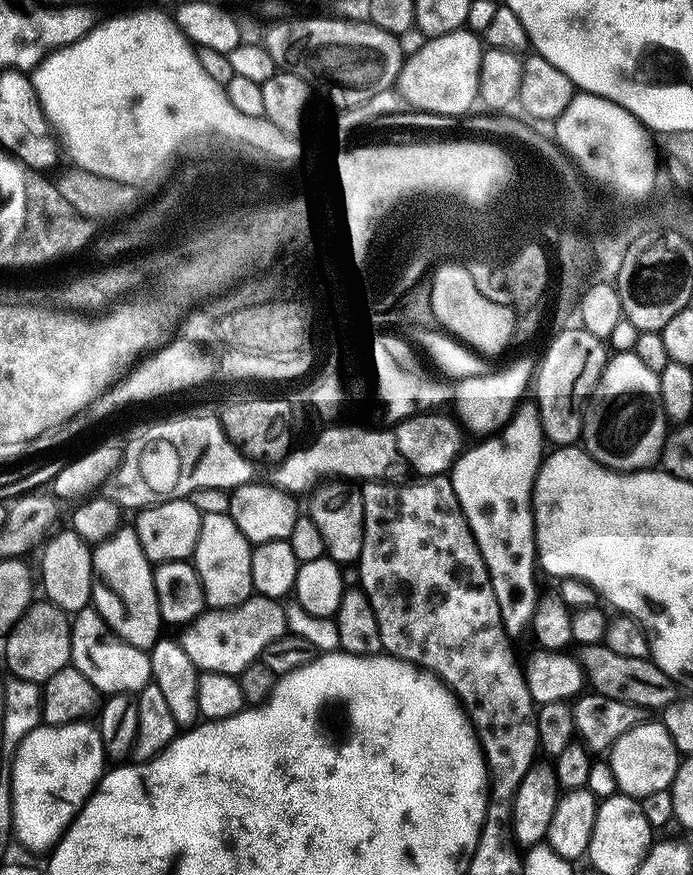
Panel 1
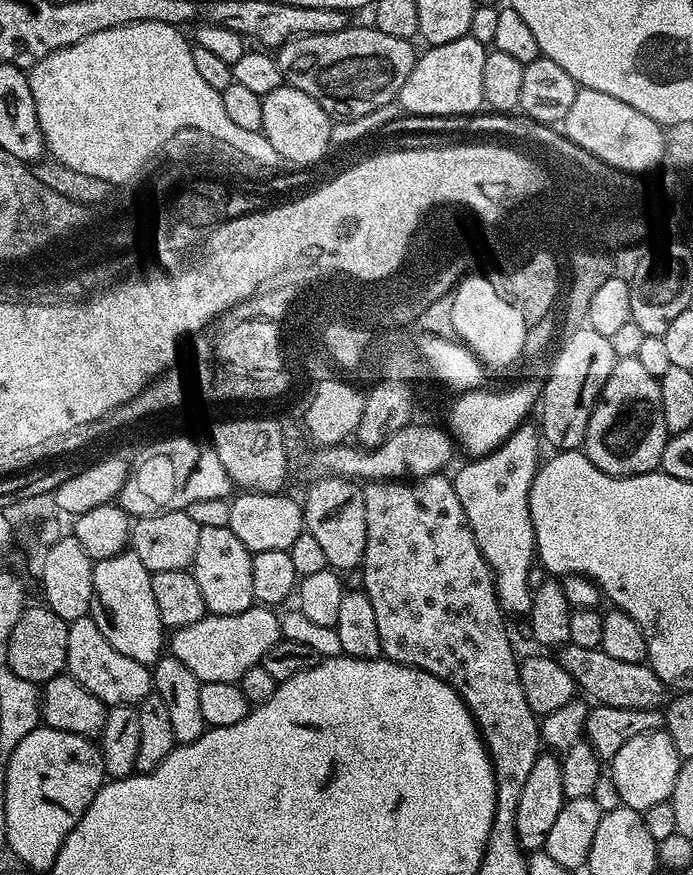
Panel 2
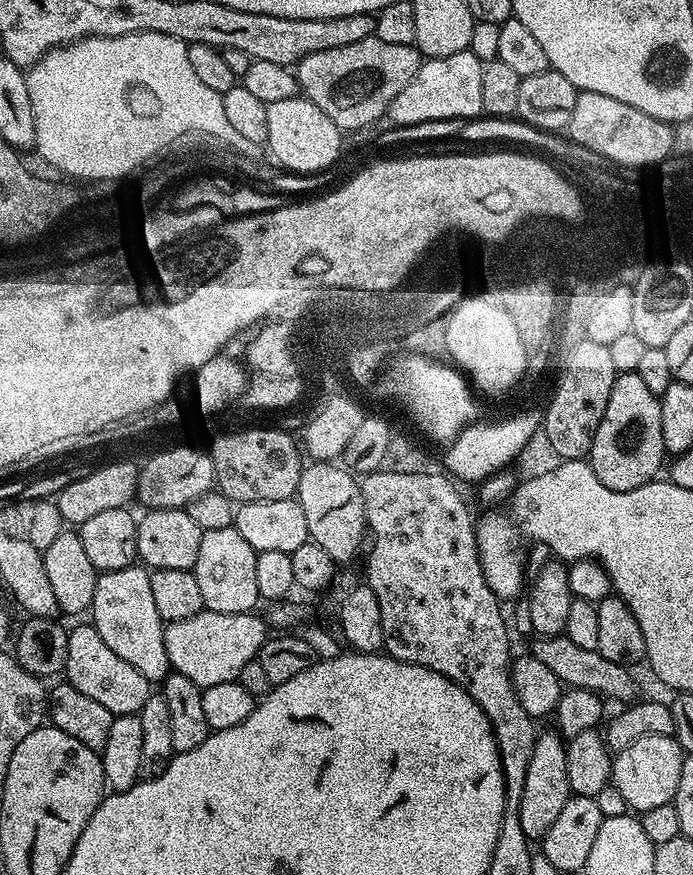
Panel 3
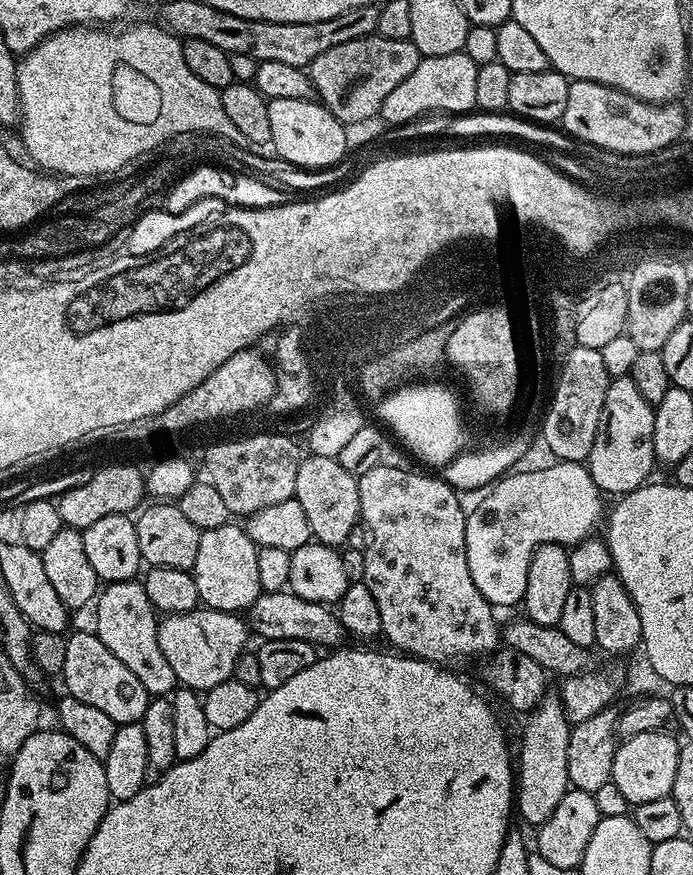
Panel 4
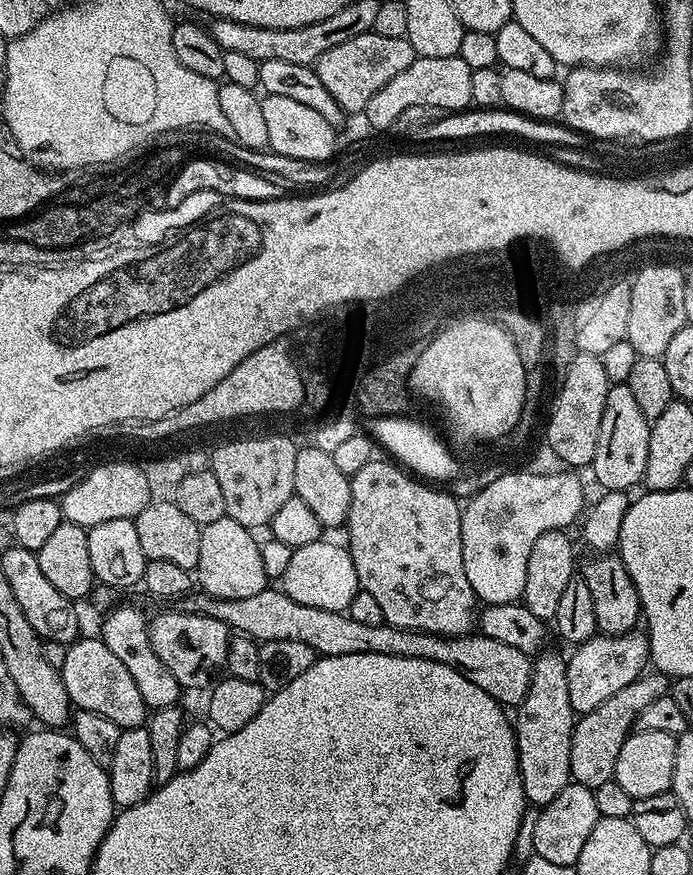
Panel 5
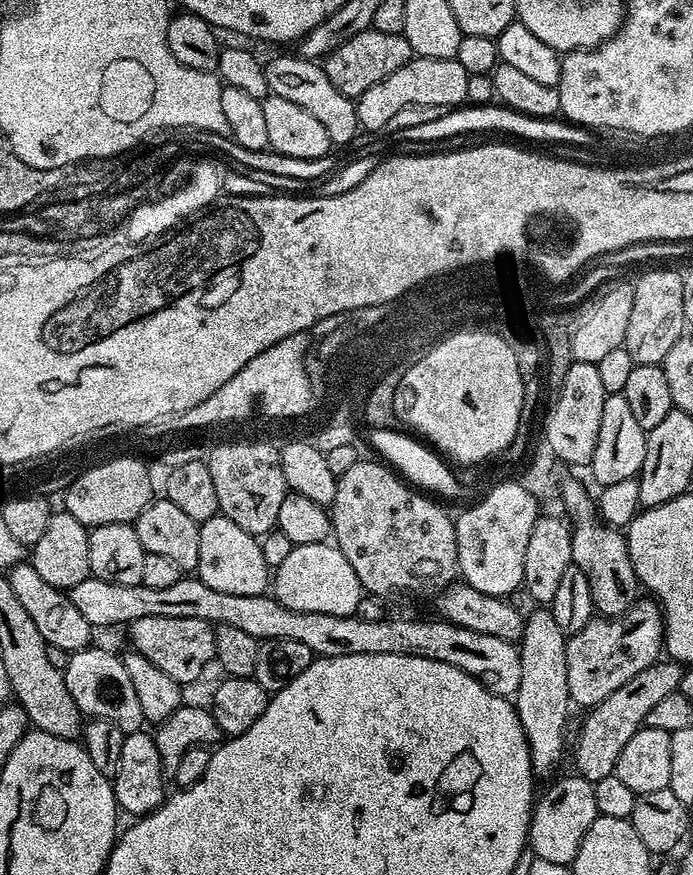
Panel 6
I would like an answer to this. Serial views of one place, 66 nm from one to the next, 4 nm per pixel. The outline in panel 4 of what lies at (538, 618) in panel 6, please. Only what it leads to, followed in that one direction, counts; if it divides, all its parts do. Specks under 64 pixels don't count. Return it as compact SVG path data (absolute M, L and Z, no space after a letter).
M545 694L536 708L527 713L525 720L528 721L525 722L524 733L520 736L520 760L518 756L514 764L514 808L526 823L539 826L546 822L546 818L550 818L550 814L554 814L558 802L562 802L562 798L568 793L570 787L566 765L568 765L572 725L568 723L564 704L556 694Z

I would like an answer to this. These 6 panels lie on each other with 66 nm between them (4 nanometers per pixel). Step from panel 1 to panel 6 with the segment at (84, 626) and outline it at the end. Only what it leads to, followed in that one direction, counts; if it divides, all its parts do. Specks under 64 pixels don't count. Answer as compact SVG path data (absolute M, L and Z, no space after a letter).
M89 646L69 655L63 674L66 690L70 690L70 698L78 702L85 717L114 722L114 726L118 726L126 734L141 731L146 721L142 714L142 705L138 702L138 694L130 683L130 674L126 674L123 659L104 648L96 647Z

